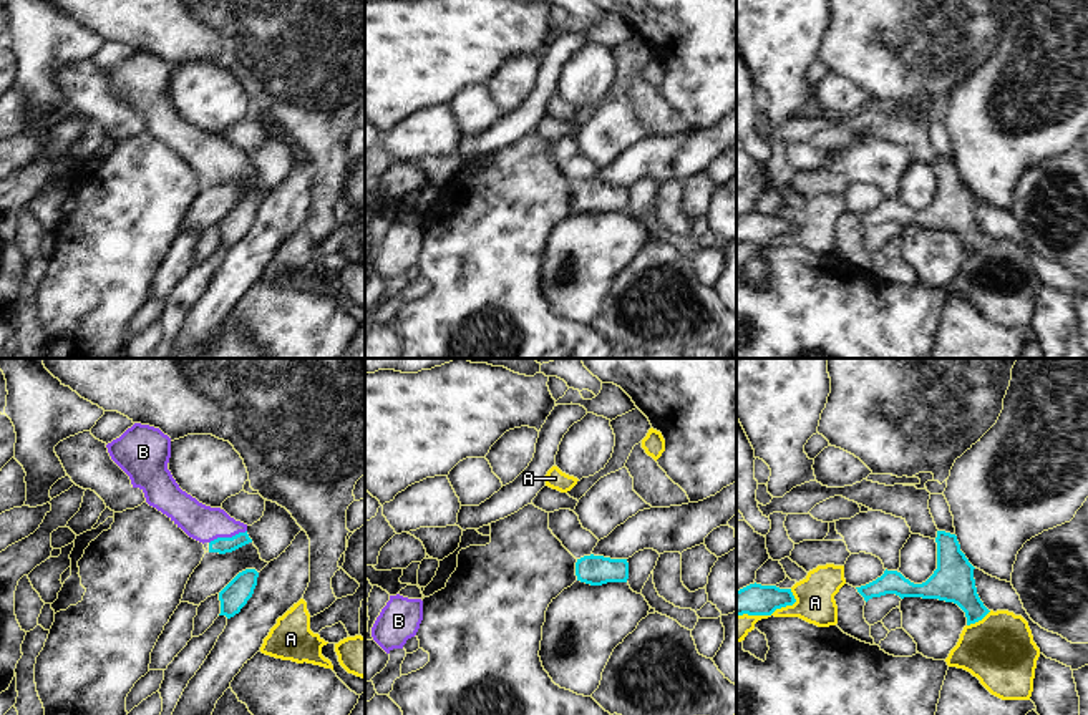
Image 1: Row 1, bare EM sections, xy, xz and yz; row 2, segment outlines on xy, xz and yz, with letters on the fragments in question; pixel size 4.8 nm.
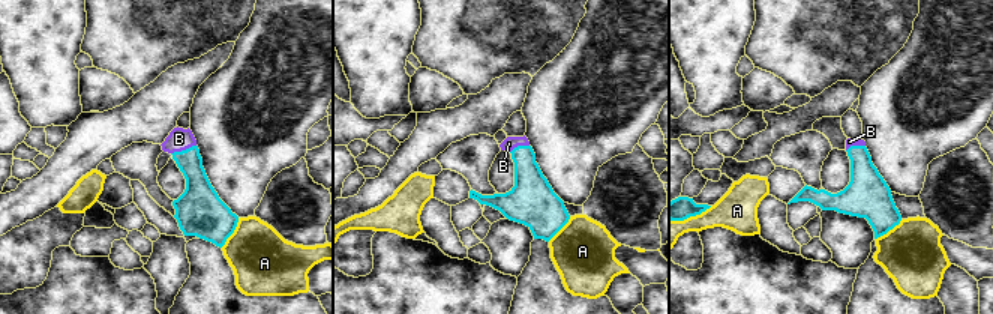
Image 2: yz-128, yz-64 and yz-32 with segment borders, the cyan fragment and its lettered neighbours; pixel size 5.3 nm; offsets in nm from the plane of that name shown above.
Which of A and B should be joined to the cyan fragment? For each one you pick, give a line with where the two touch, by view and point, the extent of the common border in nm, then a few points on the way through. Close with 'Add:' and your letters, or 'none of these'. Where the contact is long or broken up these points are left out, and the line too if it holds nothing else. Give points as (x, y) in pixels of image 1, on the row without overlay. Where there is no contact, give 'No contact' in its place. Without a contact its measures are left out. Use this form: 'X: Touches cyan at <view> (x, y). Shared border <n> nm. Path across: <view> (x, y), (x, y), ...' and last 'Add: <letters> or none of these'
B: Touches cyan at xy (228, 166). Shared border 200 nm. Path across: xy (221, 173), (228, 166), (216, 155), (203, 151)
Add: B

